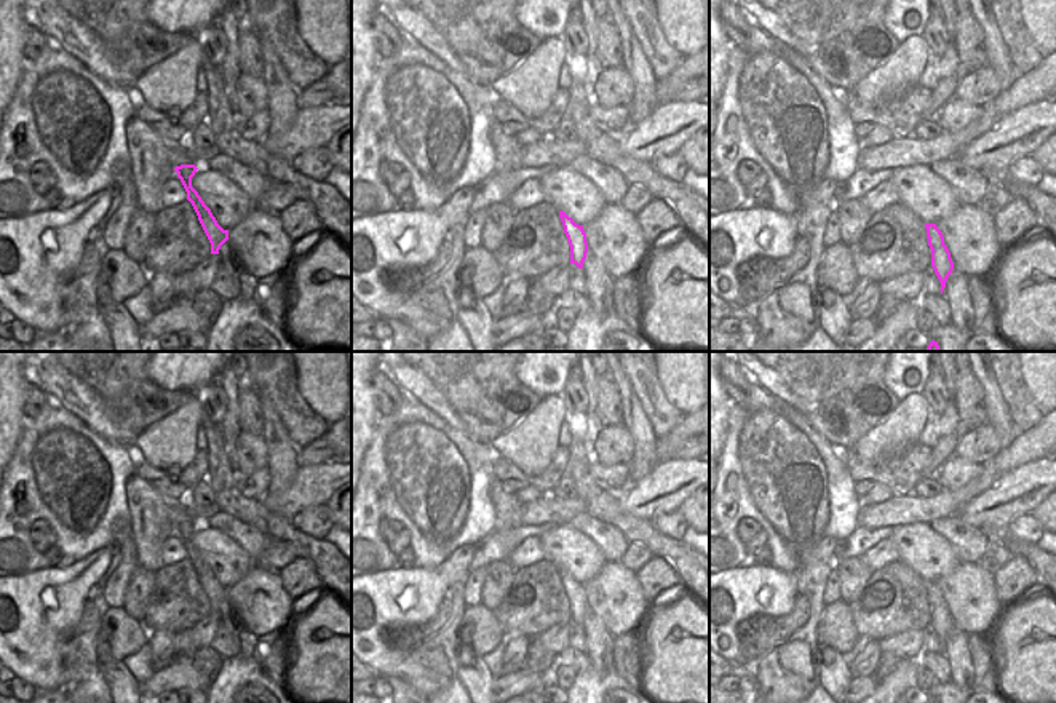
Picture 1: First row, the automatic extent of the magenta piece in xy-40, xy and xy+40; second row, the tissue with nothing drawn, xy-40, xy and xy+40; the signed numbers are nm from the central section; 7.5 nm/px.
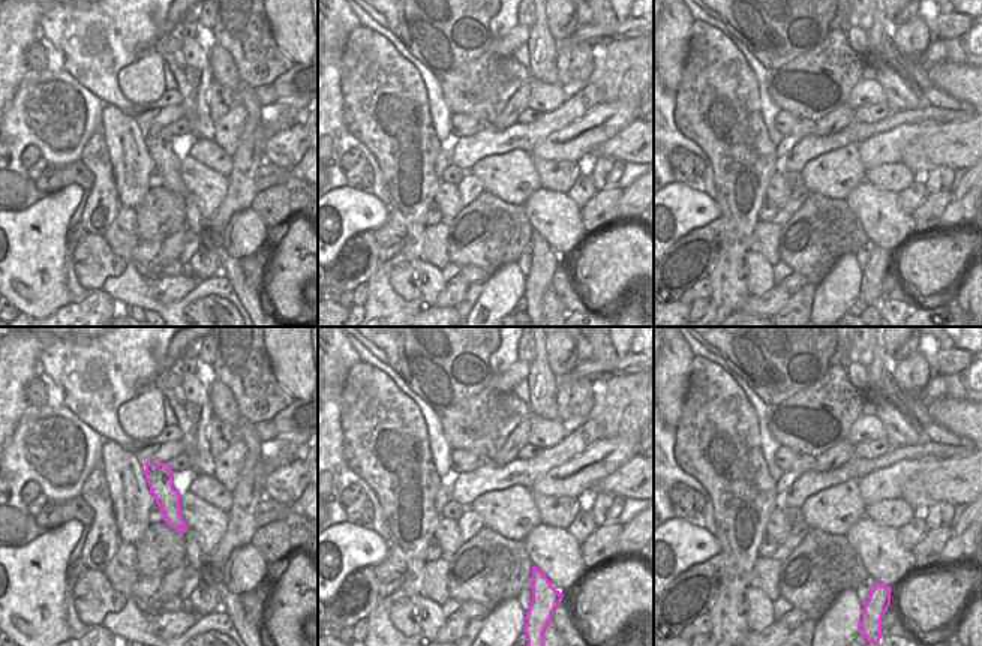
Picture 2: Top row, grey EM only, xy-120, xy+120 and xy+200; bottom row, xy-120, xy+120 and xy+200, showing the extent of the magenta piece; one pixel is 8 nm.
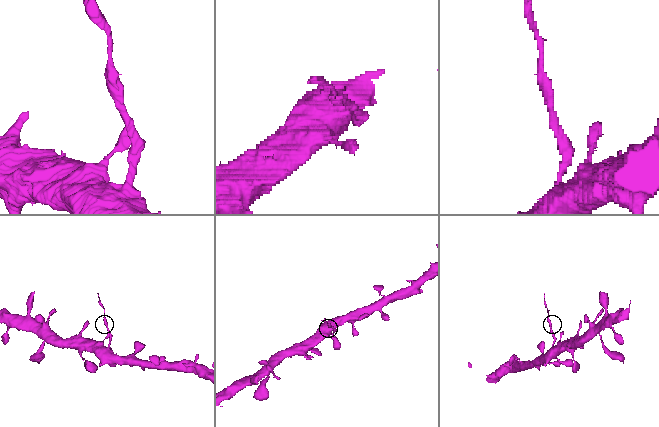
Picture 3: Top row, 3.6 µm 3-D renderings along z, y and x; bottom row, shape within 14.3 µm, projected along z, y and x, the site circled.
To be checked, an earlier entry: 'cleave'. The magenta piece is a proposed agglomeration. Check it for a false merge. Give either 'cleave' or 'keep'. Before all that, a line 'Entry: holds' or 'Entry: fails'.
Entry: holds
cleave

